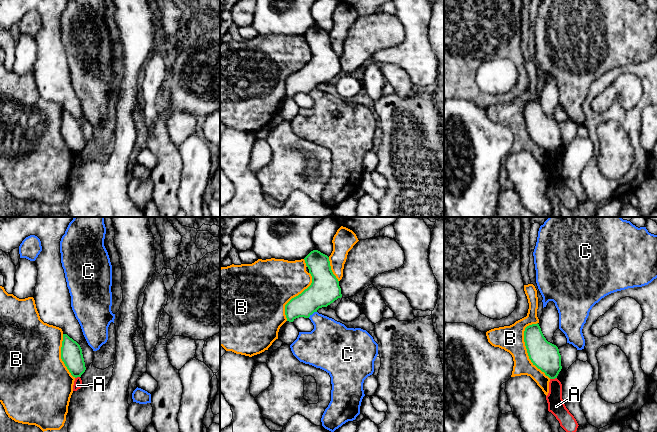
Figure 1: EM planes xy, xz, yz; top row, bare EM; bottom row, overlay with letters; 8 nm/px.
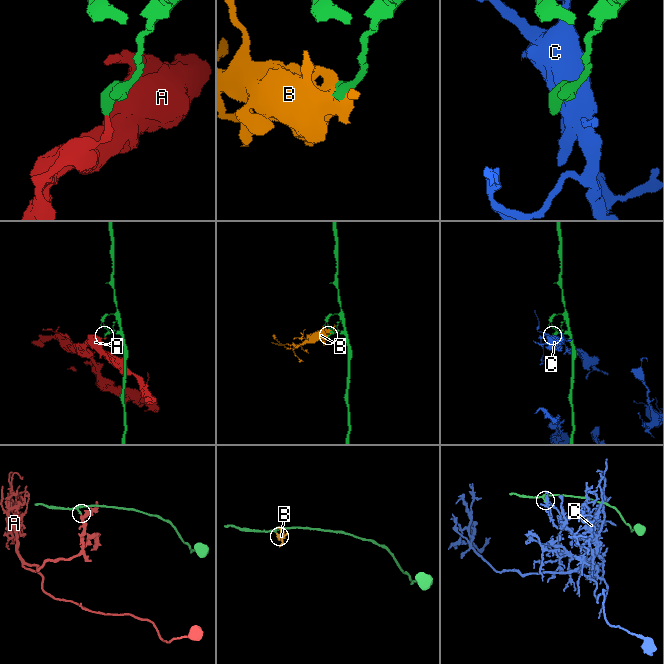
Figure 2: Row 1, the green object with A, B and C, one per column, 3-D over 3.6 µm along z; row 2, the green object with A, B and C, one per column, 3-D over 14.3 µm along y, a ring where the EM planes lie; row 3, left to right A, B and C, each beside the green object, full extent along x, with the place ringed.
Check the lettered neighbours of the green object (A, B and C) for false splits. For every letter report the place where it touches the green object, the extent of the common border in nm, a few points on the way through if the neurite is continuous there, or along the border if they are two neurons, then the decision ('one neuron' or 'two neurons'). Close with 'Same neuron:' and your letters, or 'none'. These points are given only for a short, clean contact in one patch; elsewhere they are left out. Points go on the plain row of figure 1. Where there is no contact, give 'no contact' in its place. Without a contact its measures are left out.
A: yz (553, 154) | 60 nm | along yz (556, 153), (550, 155) | two neurons
B: yz (527, 128) | 480 nm | two neurons
C: xz (312, 89) | 90 nm | along xz (316, 87), (308, 93) | two neurons
Same neuron: none

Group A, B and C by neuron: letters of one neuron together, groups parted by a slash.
A / B / C

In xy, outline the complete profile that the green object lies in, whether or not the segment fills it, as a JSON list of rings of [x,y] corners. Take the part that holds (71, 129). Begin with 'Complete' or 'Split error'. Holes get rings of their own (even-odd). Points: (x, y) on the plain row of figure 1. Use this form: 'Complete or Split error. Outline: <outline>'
Complete. Outline: [[[63,110],[61,135],[75,154],[81,153],[86,146],[80,121],[67,110]]]

